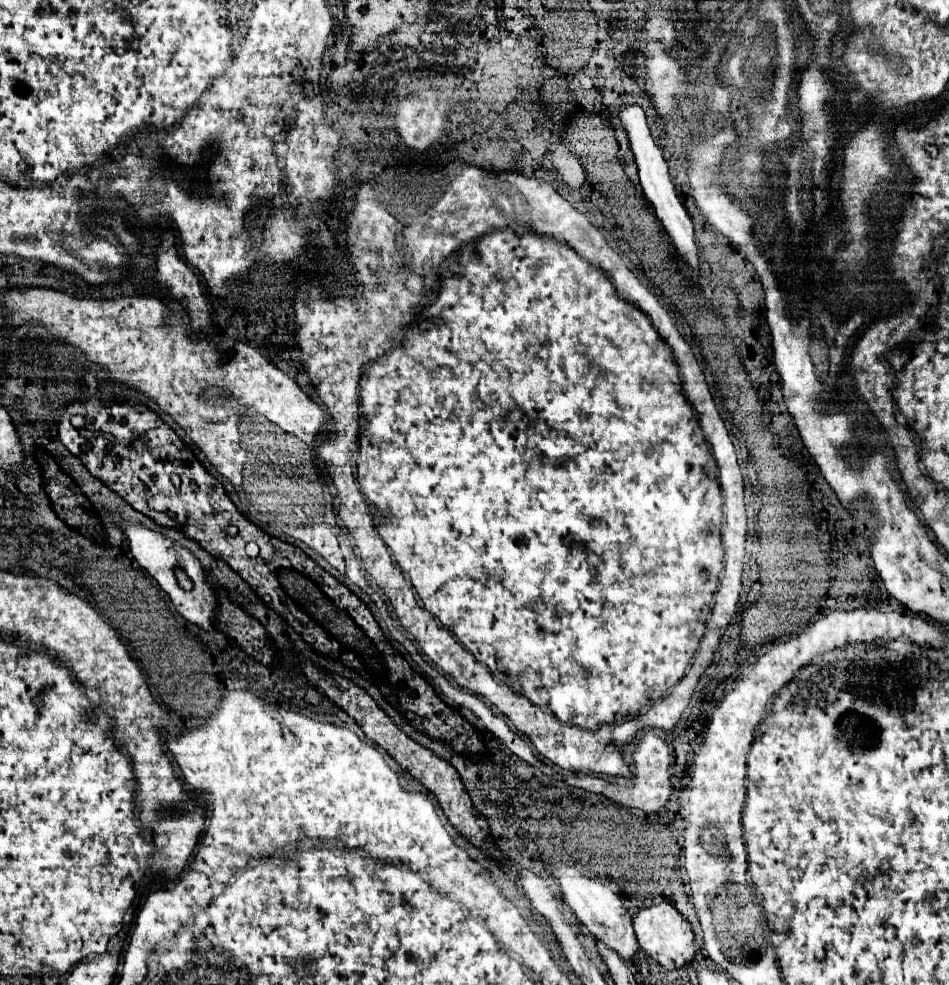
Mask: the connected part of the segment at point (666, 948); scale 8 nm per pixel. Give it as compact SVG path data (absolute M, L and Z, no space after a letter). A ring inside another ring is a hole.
M652 901L646 907L638 909L636 915L632 915L632 923L634 923L634 933L638 937L640 947L646 951L646 955L656 959L666 969L682 967L684 963L690 963L694 959L694 943L692 943L694 933L692 933L692 927L676 911L674 905L670 905L666 901Z

